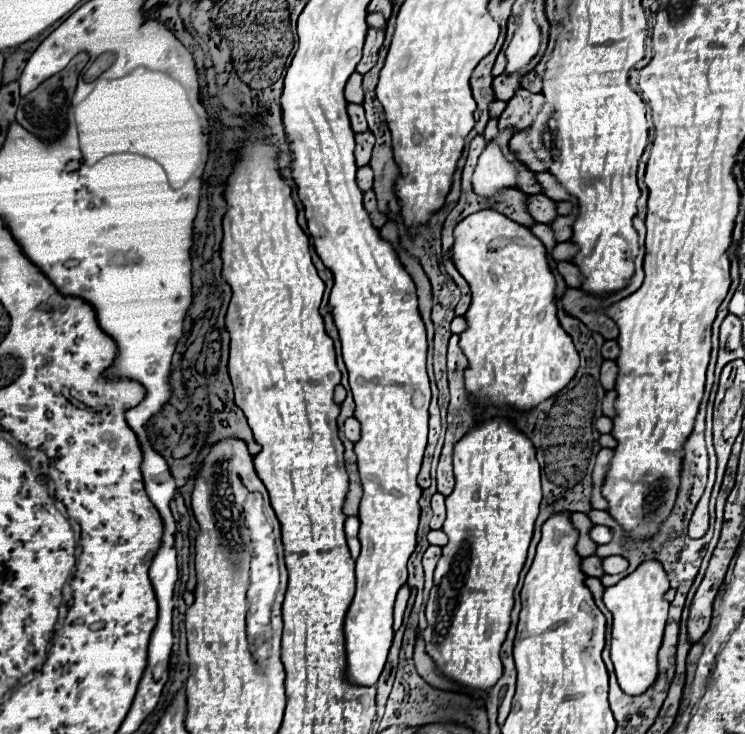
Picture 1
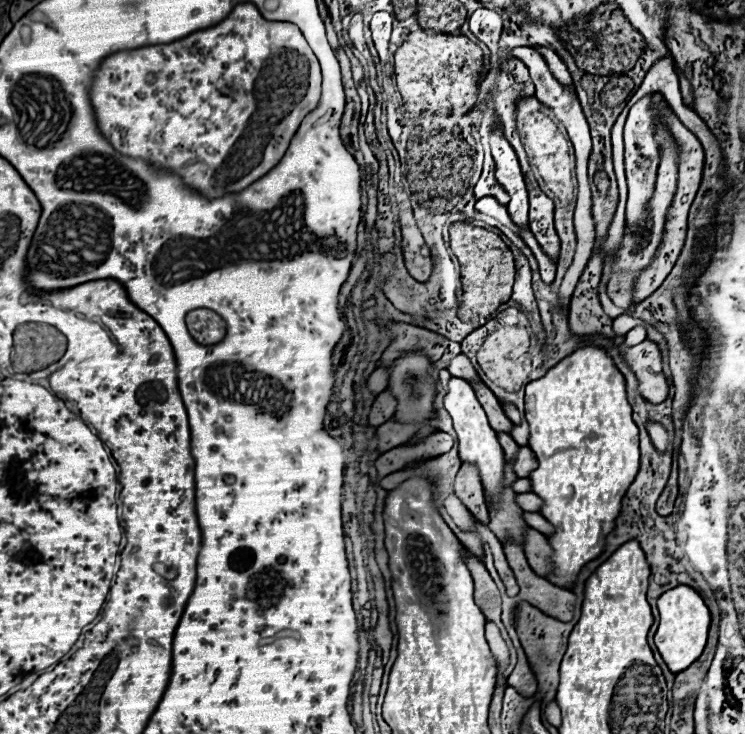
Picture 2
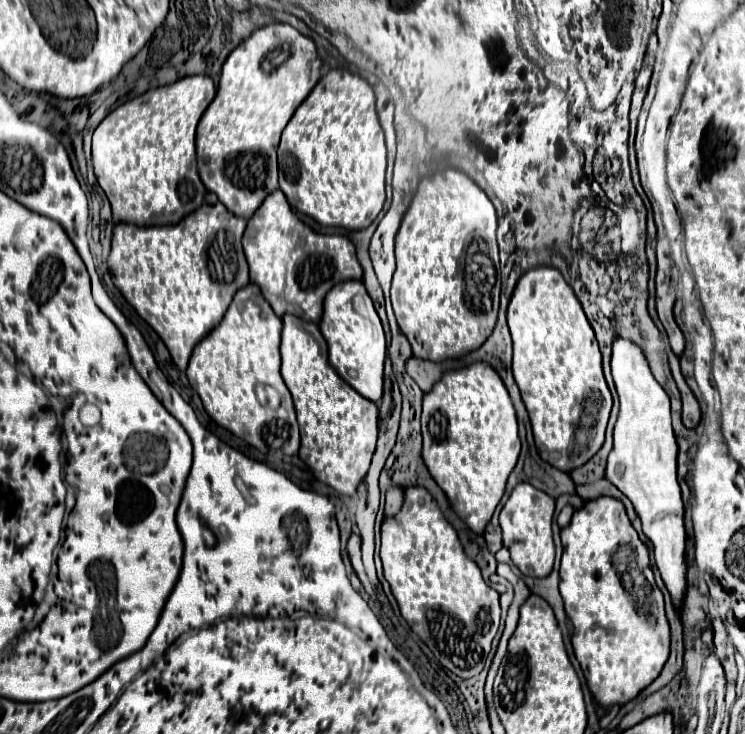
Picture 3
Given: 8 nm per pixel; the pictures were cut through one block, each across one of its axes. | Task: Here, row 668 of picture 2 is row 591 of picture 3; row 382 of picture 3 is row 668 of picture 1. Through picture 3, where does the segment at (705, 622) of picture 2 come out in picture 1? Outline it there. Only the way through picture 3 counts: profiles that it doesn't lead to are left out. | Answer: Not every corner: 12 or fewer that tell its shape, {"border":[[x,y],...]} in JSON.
{"border":[[656,560],[604,590],[618,684],[658,678],[670,584]]}

